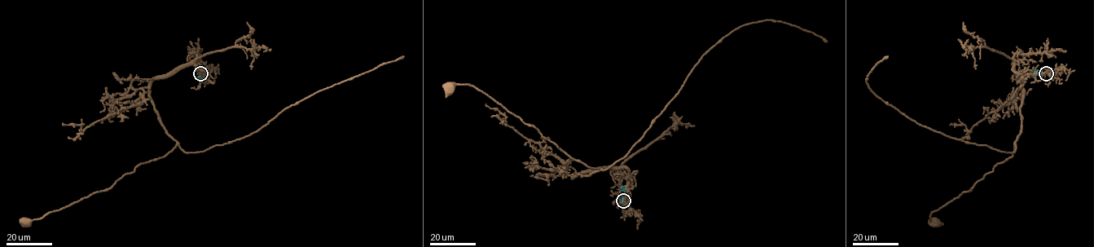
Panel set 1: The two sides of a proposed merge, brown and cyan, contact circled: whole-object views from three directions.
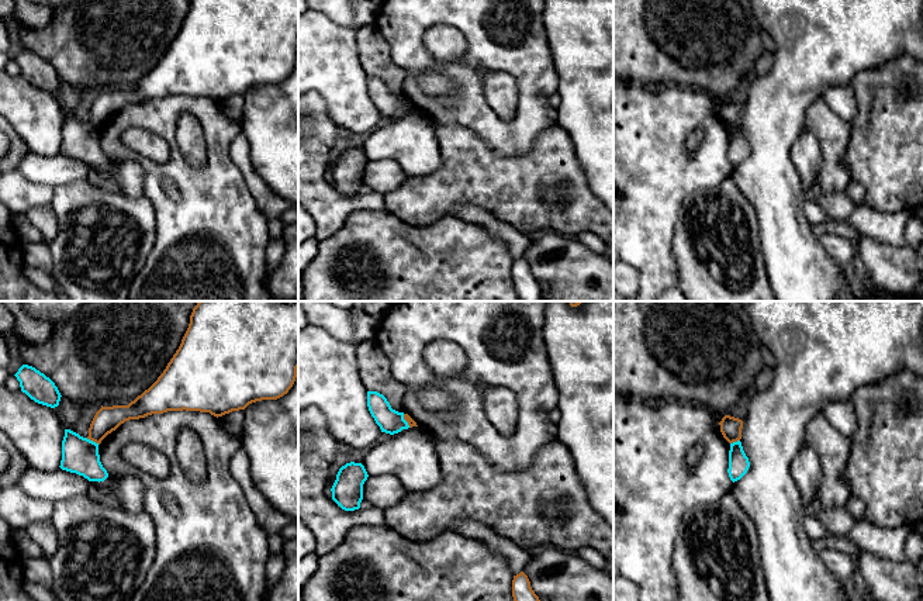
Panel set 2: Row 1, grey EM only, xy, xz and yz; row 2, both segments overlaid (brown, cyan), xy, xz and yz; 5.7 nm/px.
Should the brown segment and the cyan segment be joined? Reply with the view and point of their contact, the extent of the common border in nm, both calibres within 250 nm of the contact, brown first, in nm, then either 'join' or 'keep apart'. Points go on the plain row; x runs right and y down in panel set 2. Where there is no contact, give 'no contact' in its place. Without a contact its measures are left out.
xy (93, 125) | 90 nm | 140/200 nm | keep apart

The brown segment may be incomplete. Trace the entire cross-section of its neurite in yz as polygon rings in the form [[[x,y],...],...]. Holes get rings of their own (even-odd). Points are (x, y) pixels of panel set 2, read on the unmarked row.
[[[725,100],[722,106],[719,107],[720,110],[720,117],[723,122],[729,127],[737,127],[741,124],[741,113],[743,113],[743,106],[730,100]]]

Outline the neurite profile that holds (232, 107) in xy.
[[[243,94],[232,96],[229,99],[218,101],[218,106],[224,111],[224,114],[228,118],[231,118],[239,124],[242,124],[243,104],[245,104]]]

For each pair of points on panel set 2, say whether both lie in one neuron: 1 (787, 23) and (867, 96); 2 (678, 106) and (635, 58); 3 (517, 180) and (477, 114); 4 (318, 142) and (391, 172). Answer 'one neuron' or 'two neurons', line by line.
1: two neurons
2: two neurons
3: two neurons
4: two neurons

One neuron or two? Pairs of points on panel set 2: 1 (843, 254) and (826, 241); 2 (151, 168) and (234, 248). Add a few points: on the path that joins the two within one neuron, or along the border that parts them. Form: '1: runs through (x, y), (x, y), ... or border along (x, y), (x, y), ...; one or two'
1: runs through (839, 249), (830, 242); one
2: runs through (176, 172), (215, 211), (215, 223); one

